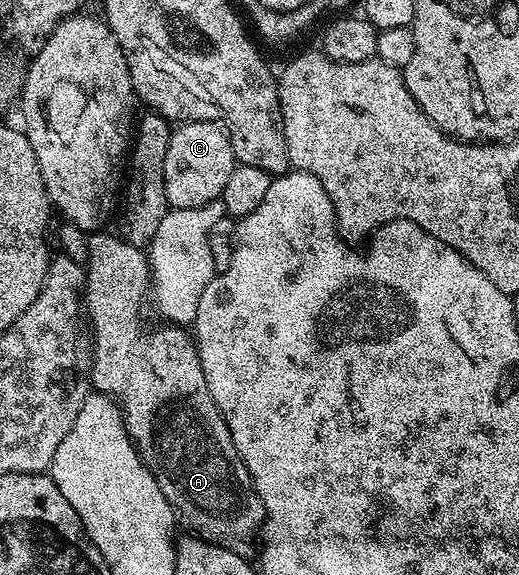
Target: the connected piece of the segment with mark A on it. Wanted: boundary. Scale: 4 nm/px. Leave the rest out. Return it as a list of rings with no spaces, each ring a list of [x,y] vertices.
[[[98,230],[89,237],[90,255],[84,264],[84,312],[90,315],[90,324],[94,327],[94,365],[90,368],[89,383],[94,383],[93,391],[103,396],[109,396],[111,400],[117,402],[126,422],[126,433],[130,435],[130,440],[134,444],[134,449],[138,451],[139,458],[148,466],[152,478],[156,478],[156,486],[160,486],[160,494],[174,507],[174,515],[193,535],[199,536],[202,540],[211,540],[216,546],[224,546],[224,550],[232,550],[232,554],[253,557],[256,552],[256,541],[260,536],[260,529],[266,521],[266,511],[260,502],[260,498],[254,489],[252,478],[232,442],[232,434],[224,422],[224,418],[218,409],[218,403],[212,398],[208,390],[208,382],[204,382],[204,370],[200,366],[198,357],[198,345],[194,343],[191,333],[182,326],[162,326],[166,328],[149,328],[142,321],[142,303],[147,303],[150,286],[150,261],[147,253],[141,247],[130,244],[122,237],[110,230]]]

